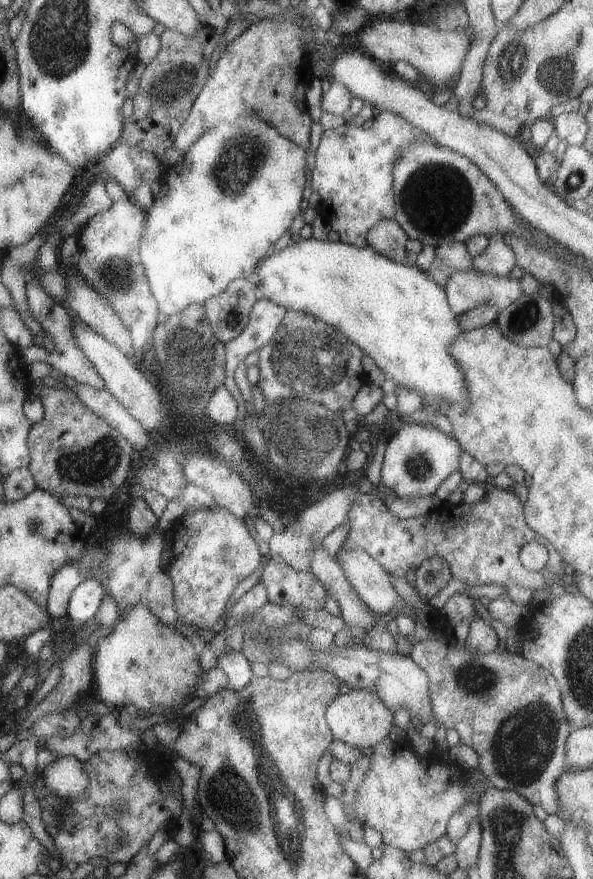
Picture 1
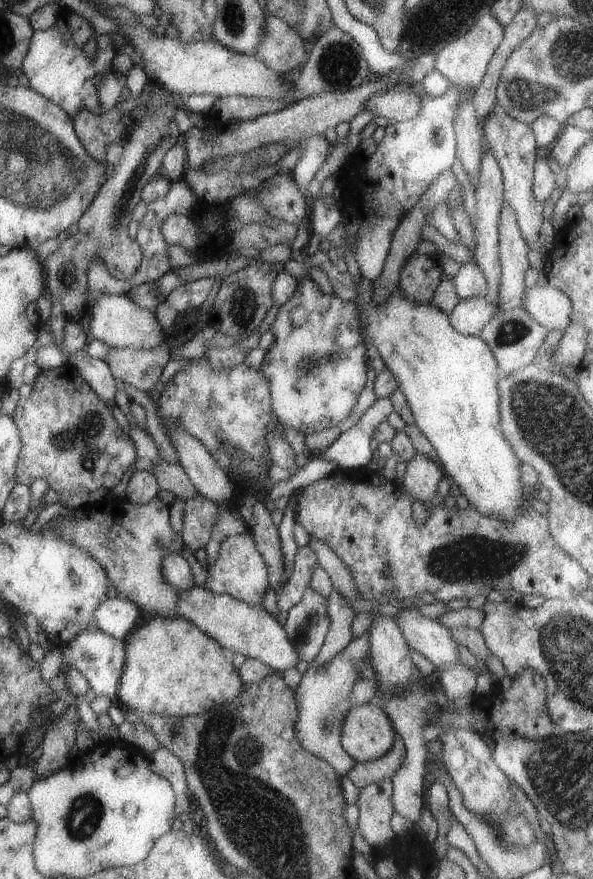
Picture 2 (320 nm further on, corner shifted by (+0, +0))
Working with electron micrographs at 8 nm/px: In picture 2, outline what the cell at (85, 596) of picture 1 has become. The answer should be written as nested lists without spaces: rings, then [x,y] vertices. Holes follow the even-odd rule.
[[[119,597],[103,599],[92,612],[92,621],[99,631],[122,641],[143,617],[131,601]]]

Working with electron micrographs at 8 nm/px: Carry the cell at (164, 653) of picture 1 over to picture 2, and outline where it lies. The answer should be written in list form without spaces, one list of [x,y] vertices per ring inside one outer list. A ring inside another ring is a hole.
[[[153,615],[144,617],[143,626],[135,628],[131,633],[127,634],[124,642],[124,659],[120,679],[117,687],[116,702],[123,702],[127,708],[136,710],[138,713],[153,713],[161,716],[174,717],[190,717],[193,715],[201,714],[209,708],[215,705],[220,705],[226,702],[234,701],[239,698],[240,692],[242,691],[242,682],[237,674],[236,668],[227,660],[223,655],[224,648],[219,646],[212,638],[209,638],[206,634],[203,634],[194,624],[187,622],[187,620],[178,619],[177,617],[164,617],[161,615]]]

